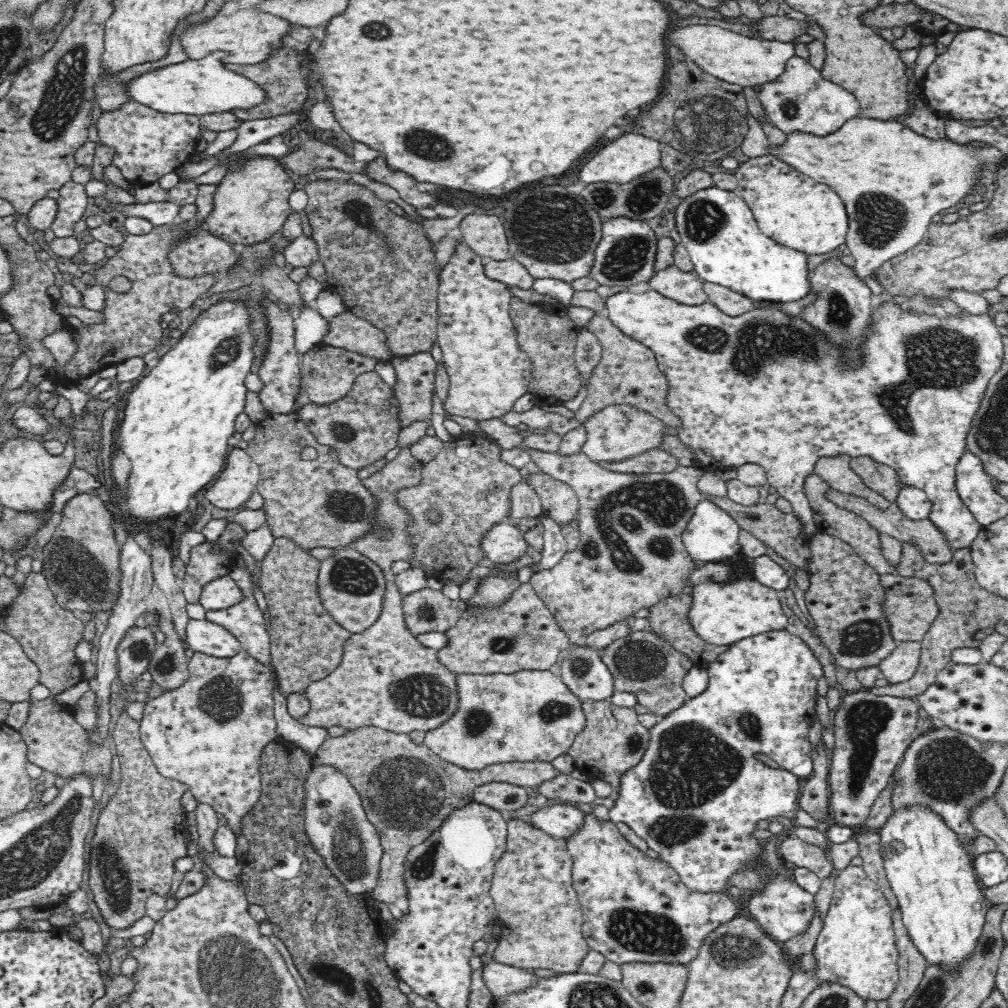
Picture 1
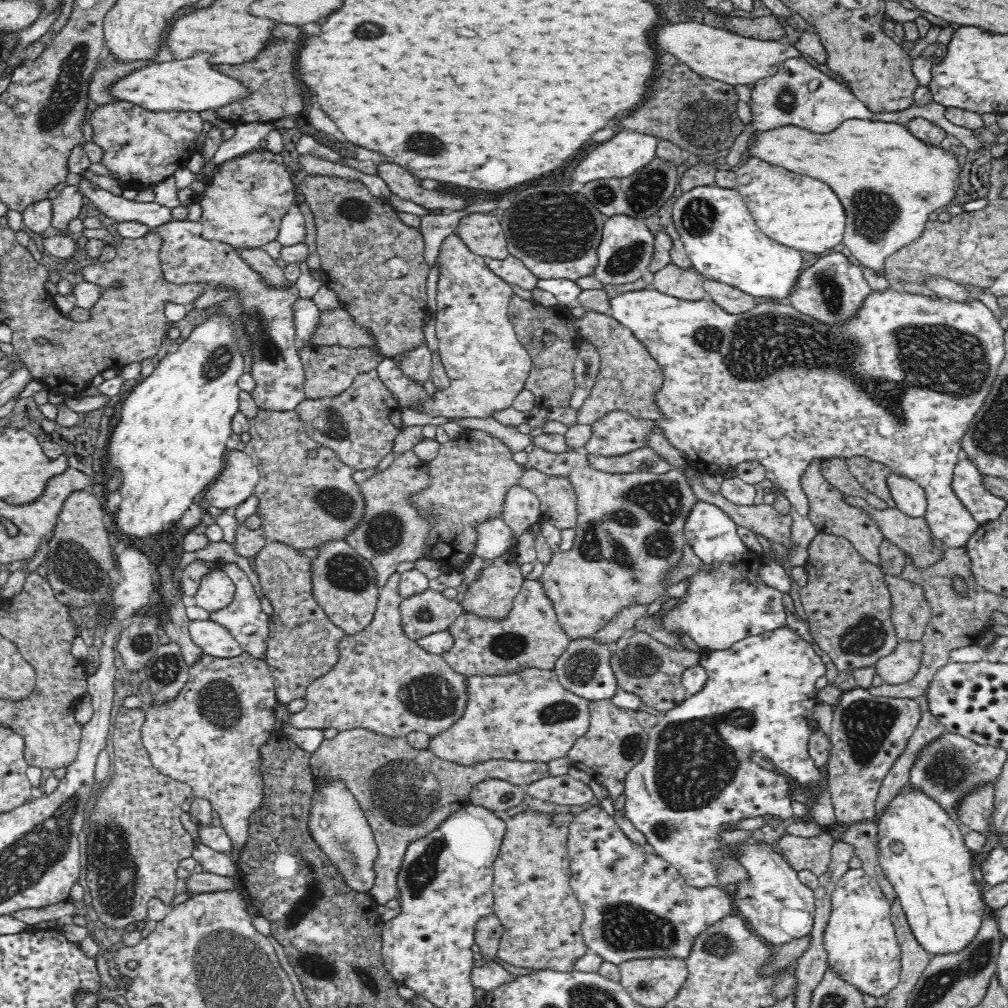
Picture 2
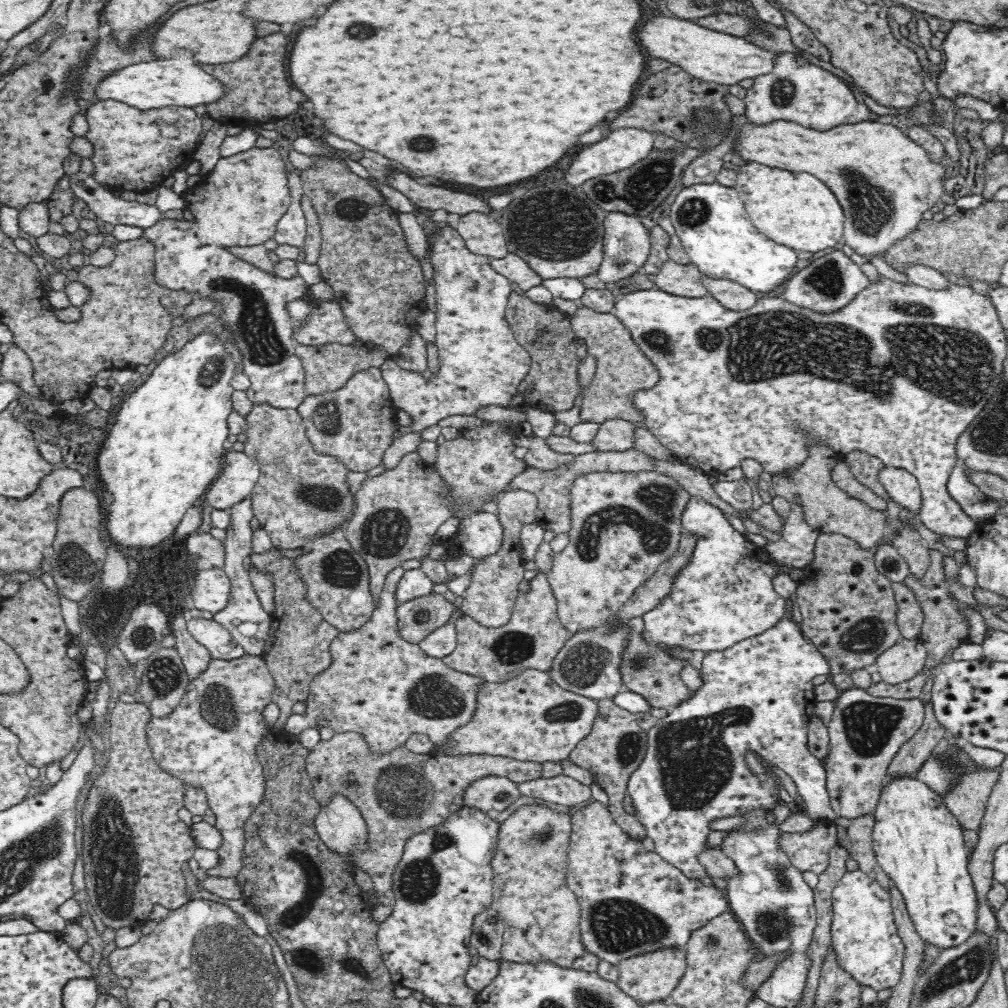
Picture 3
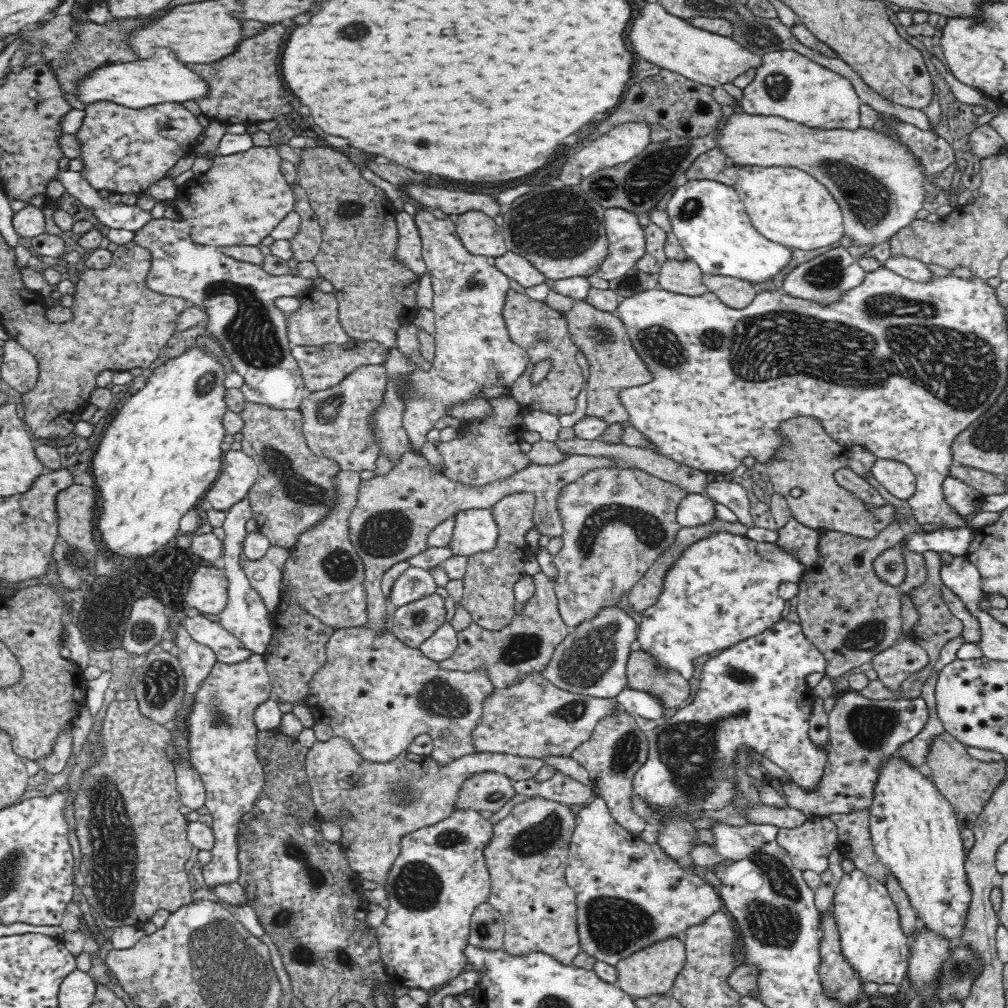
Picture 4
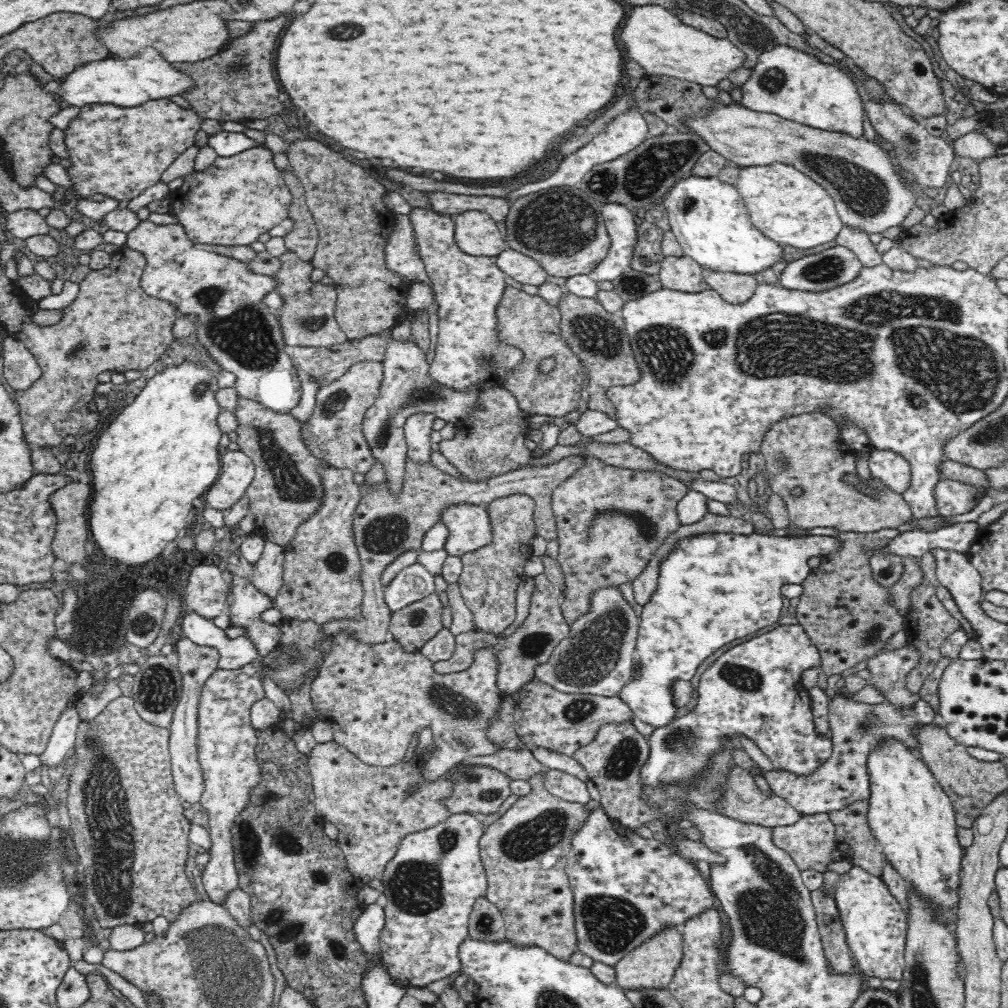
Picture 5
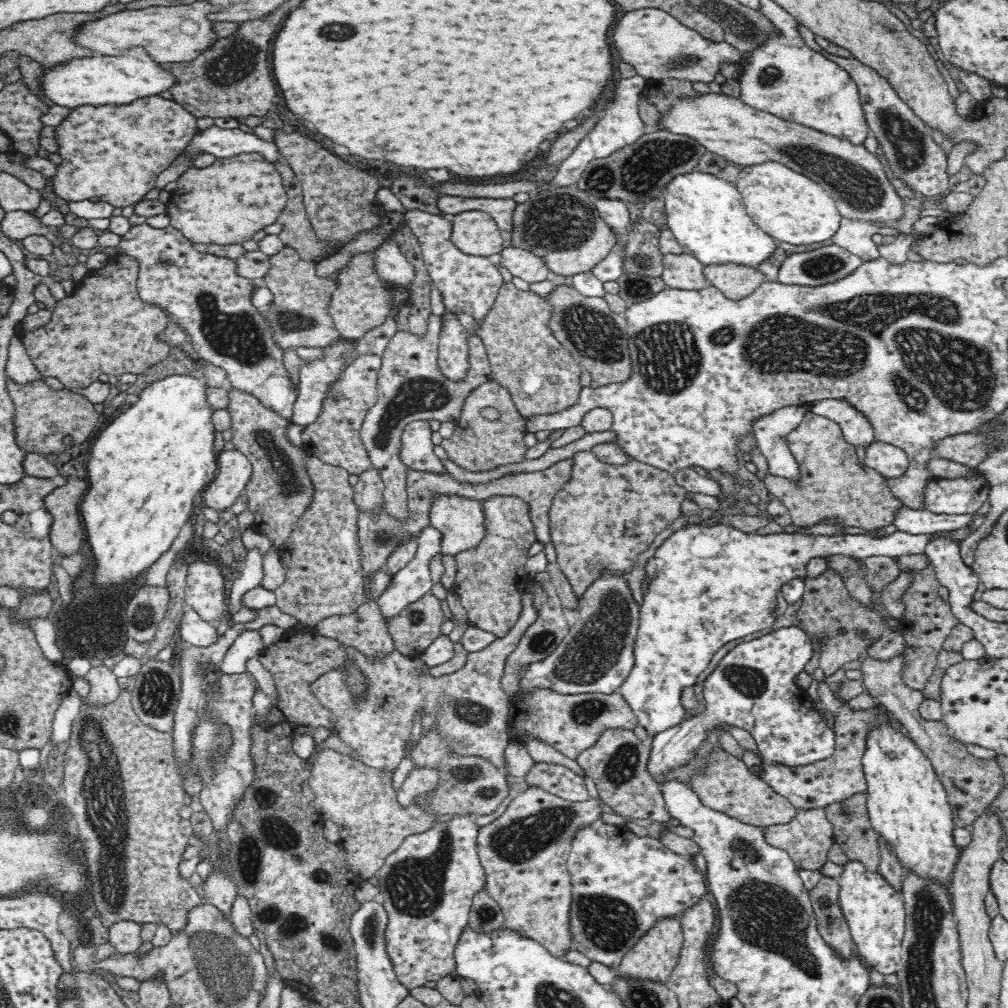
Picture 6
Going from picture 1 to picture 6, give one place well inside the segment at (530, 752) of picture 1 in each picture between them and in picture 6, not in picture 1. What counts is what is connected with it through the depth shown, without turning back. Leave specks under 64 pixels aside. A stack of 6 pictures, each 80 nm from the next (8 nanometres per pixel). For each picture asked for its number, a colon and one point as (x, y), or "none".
2: (528, 716)
3: (529, 717)
4: (534, 718)
5: (537, 715)
6: (570, 723)

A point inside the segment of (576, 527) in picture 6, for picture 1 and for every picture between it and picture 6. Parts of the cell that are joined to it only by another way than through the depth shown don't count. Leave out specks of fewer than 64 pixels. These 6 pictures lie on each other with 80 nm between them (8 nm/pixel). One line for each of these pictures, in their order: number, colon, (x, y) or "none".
1: (630, 555)
2: (629, 532)
3: (624, 525)
4: (616, 521)
5: (610, 520)

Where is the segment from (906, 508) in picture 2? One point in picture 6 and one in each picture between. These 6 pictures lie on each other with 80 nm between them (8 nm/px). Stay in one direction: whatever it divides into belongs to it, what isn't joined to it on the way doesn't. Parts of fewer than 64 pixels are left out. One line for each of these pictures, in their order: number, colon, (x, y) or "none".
3: (903, 487)
4: (895, 476)
5: (891, 468)
6: (888, 460)

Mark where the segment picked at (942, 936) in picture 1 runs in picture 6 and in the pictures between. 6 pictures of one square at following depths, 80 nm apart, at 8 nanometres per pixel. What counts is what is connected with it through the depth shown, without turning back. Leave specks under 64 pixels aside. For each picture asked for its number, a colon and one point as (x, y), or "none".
2: (921, 848)
3: (918, 842)
4: (915, 832)
5: (913, 820)
6: (907, 804)

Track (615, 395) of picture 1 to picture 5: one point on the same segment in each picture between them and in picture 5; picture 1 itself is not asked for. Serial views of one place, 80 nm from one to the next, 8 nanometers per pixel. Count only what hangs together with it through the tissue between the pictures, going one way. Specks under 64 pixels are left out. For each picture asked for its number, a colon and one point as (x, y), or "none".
2: (629, 377)
3: (621, 368)
4: (601, 337)
5: (597, 337)

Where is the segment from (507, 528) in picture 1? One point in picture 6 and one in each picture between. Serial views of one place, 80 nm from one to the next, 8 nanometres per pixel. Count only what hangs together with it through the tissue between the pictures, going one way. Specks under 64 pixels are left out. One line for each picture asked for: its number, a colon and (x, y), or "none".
2: (493, 536)
3: (480, 533)
4: (475, 530)
5: (469, 527)
6: (460, 520)

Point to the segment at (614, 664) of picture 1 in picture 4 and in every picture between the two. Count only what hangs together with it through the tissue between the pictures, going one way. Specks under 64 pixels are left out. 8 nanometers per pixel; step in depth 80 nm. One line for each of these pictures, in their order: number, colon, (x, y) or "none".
2: (643, 666)
3: (646, 670)
4: (673, 690)

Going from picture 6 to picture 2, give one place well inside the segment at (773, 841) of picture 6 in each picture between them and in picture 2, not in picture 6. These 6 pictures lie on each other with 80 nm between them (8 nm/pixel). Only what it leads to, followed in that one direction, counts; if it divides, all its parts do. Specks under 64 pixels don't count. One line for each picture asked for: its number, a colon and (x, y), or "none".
2: (813, 853)
3: (808, 851)
4: (809, 845)
5: (810, 840)

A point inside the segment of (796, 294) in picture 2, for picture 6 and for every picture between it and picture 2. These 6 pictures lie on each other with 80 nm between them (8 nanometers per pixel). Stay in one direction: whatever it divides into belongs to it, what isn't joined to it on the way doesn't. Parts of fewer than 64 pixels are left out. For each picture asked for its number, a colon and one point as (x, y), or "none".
3: (828, 283)
4: (824, 278)
5: (836, 265)
6: (831, 262)

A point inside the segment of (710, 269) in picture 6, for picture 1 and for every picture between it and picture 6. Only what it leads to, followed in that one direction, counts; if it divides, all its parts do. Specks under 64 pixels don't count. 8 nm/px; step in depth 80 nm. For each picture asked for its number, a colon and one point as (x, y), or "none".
1: (732, 303)
2: (731, 299)
3: (734, 296)
4: (737, 293)
5: (735, 288)

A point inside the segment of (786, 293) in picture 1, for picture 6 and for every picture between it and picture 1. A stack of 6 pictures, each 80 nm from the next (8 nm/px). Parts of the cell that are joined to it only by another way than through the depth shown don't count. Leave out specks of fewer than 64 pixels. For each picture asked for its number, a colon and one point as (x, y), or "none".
2: (722, 240)
3: (711, 221)
4: (709, 219)
5: (708, 217)
6: (705, 212)

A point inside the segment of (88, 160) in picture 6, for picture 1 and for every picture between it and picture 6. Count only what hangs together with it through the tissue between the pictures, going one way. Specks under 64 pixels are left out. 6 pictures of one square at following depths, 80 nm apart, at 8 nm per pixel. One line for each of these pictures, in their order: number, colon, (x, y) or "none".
1: (146, 144)
2: (140, 148)
3: (134, 150)
4: (124, 151)
5: (116, 152)

